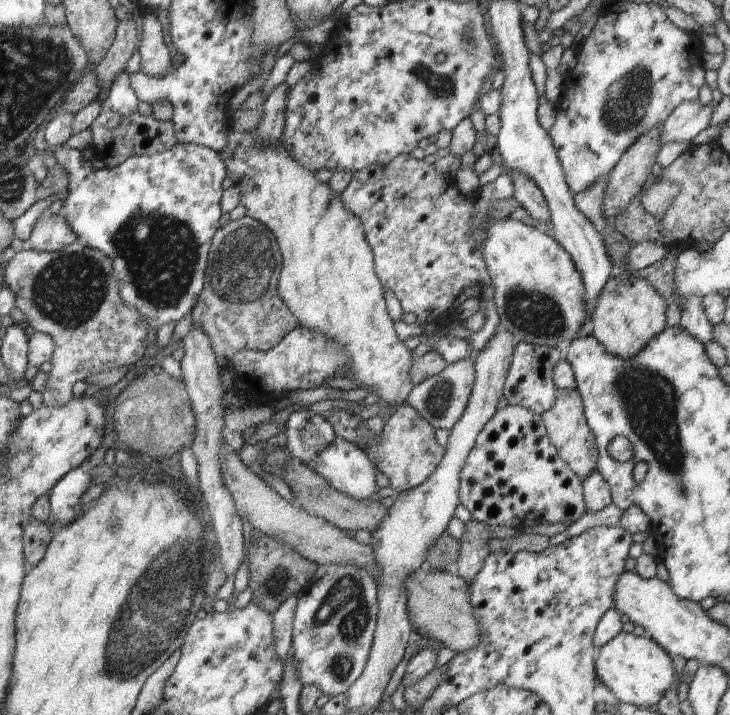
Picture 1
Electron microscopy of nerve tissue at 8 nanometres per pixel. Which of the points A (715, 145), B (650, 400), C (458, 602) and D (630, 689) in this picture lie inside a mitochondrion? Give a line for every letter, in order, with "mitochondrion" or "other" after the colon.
A: other
B: mitochondrion
C: other
D: other

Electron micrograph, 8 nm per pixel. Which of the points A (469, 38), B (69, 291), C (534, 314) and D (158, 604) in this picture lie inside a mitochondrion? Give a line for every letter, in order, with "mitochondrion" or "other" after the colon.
A: mitochondrion
B: mitochondrion
C: mitochondrion
D: mitochondrion

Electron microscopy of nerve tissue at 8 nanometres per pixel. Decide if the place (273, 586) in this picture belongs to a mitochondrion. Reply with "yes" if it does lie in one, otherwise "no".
yes

